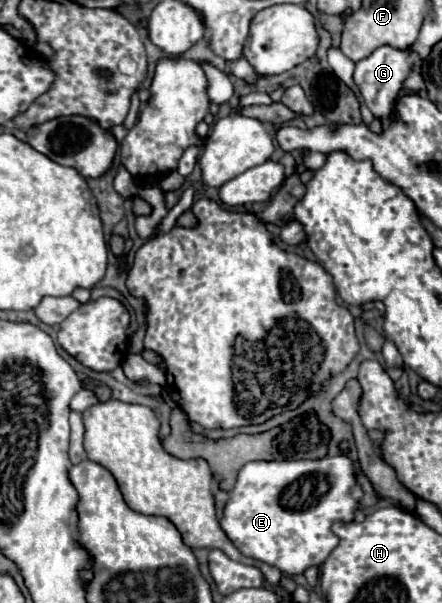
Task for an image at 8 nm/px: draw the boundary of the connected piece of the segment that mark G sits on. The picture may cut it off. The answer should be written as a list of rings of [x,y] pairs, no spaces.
[[[392,45],[378,47],[372,55],[356,63],[354,71],[354,83],[366,103],[366,107],[372,111],[372,115],[380,121],[386,121],[394,115],[396,101],[404,89],[404,81],[410,77],[418,63],[418,53],[414,49],[396,49]]]

